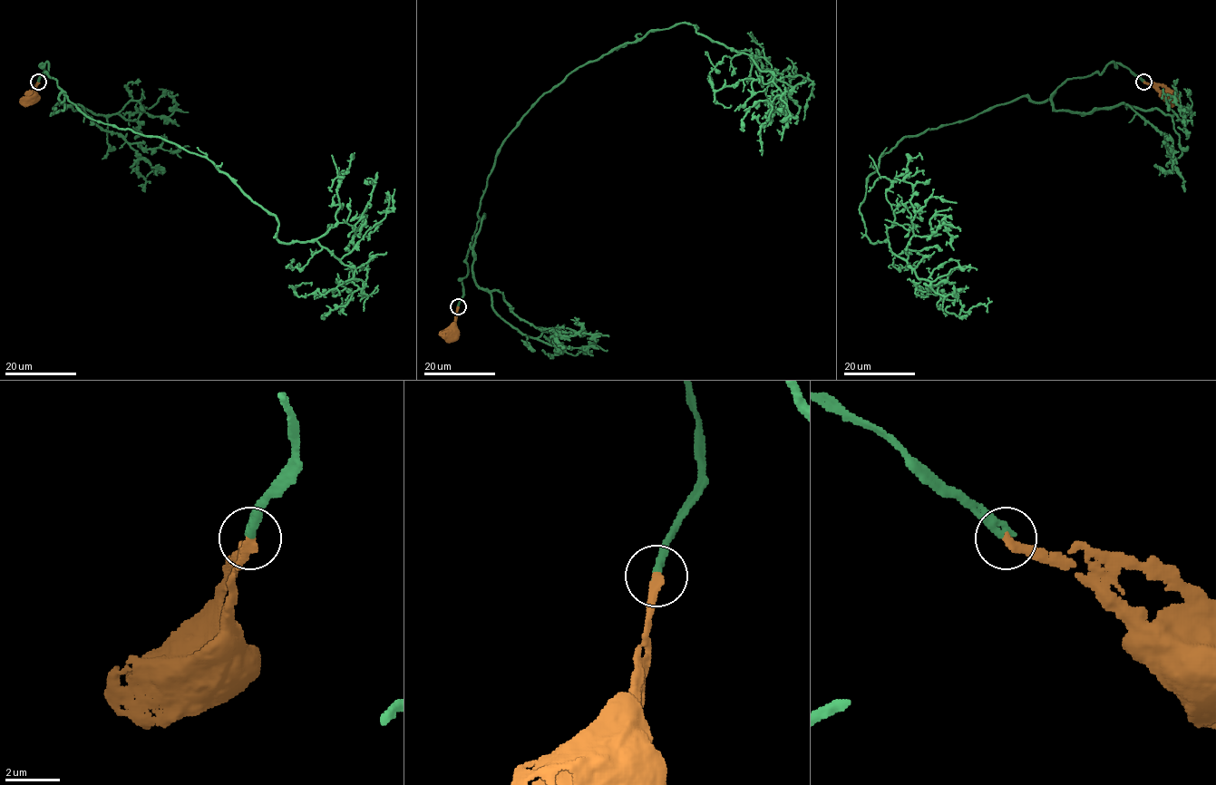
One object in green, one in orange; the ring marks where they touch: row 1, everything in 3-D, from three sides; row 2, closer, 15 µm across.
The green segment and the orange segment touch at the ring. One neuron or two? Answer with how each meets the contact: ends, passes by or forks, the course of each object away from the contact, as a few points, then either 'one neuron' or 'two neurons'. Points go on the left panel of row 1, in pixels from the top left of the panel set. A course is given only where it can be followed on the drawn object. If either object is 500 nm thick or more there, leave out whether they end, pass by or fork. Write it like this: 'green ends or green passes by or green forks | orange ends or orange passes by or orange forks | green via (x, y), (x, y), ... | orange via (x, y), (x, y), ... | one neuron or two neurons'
green ends | orange ends | green via (38, 82), (46, 62), (61, 102), (205, 158), (277, 239), (355, 268), (363, 287), (341, 312), (341, 297) | orange via (38, 82), (32, 97) | one neuron

